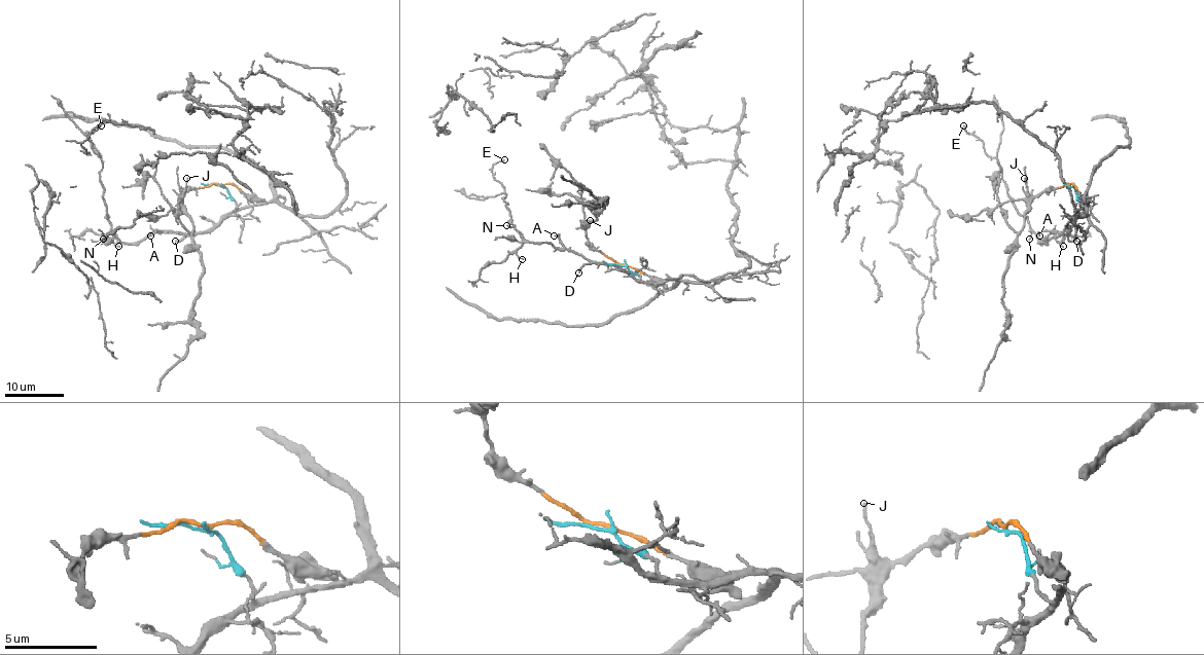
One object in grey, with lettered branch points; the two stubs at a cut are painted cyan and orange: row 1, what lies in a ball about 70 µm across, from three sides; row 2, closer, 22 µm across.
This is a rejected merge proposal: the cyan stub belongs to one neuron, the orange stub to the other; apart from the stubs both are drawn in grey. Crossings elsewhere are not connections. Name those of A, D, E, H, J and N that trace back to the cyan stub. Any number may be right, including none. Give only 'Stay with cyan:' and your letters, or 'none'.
Stay with cyan: A, D, E, H, N

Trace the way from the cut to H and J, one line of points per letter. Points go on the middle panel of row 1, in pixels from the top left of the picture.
H: (623, 265), (639, 279), (550, 243), (524, 242), (516, 253), (523, 259)
J: (623, 265), (607, 258), (588, 240), (586, 229), (591, 221)

